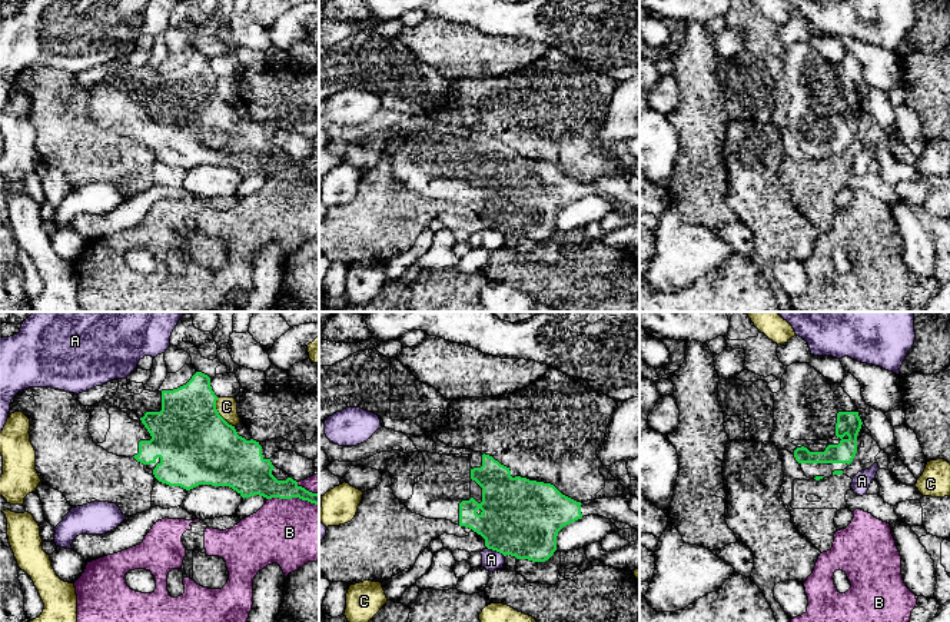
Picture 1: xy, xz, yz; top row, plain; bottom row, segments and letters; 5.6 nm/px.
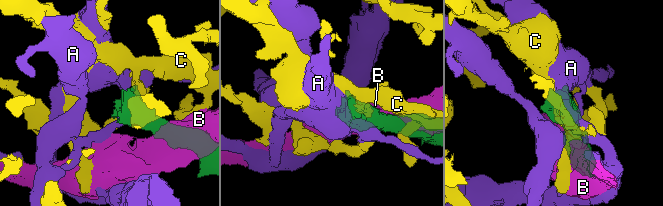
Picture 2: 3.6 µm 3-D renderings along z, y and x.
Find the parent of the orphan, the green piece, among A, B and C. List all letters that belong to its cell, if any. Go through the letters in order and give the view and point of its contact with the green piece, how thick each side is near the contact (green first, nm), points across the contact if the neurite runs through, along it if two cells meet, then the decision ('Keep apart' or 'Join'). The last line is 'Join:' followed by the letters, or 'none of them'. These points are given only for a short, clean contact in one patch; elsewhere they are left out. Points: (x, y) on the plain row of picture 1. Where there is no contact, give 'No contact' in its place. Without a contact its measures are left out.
A: Touches green at xz (495, 229). Thickness 440 nm (green) against 110 nm. Boundary: xz (487, 226), (504, 236). Keep apart
B: Touches green at xy (294, 176). Thickness 190 nm (green) against 380 nm. Keep apart
C: Touches green at xy (218, 93). Thickness 440 nm (green) against 110 nm. Boundary: xy (216, 77), (216, 90), (233, 106). Keep apart
Join: none of them

